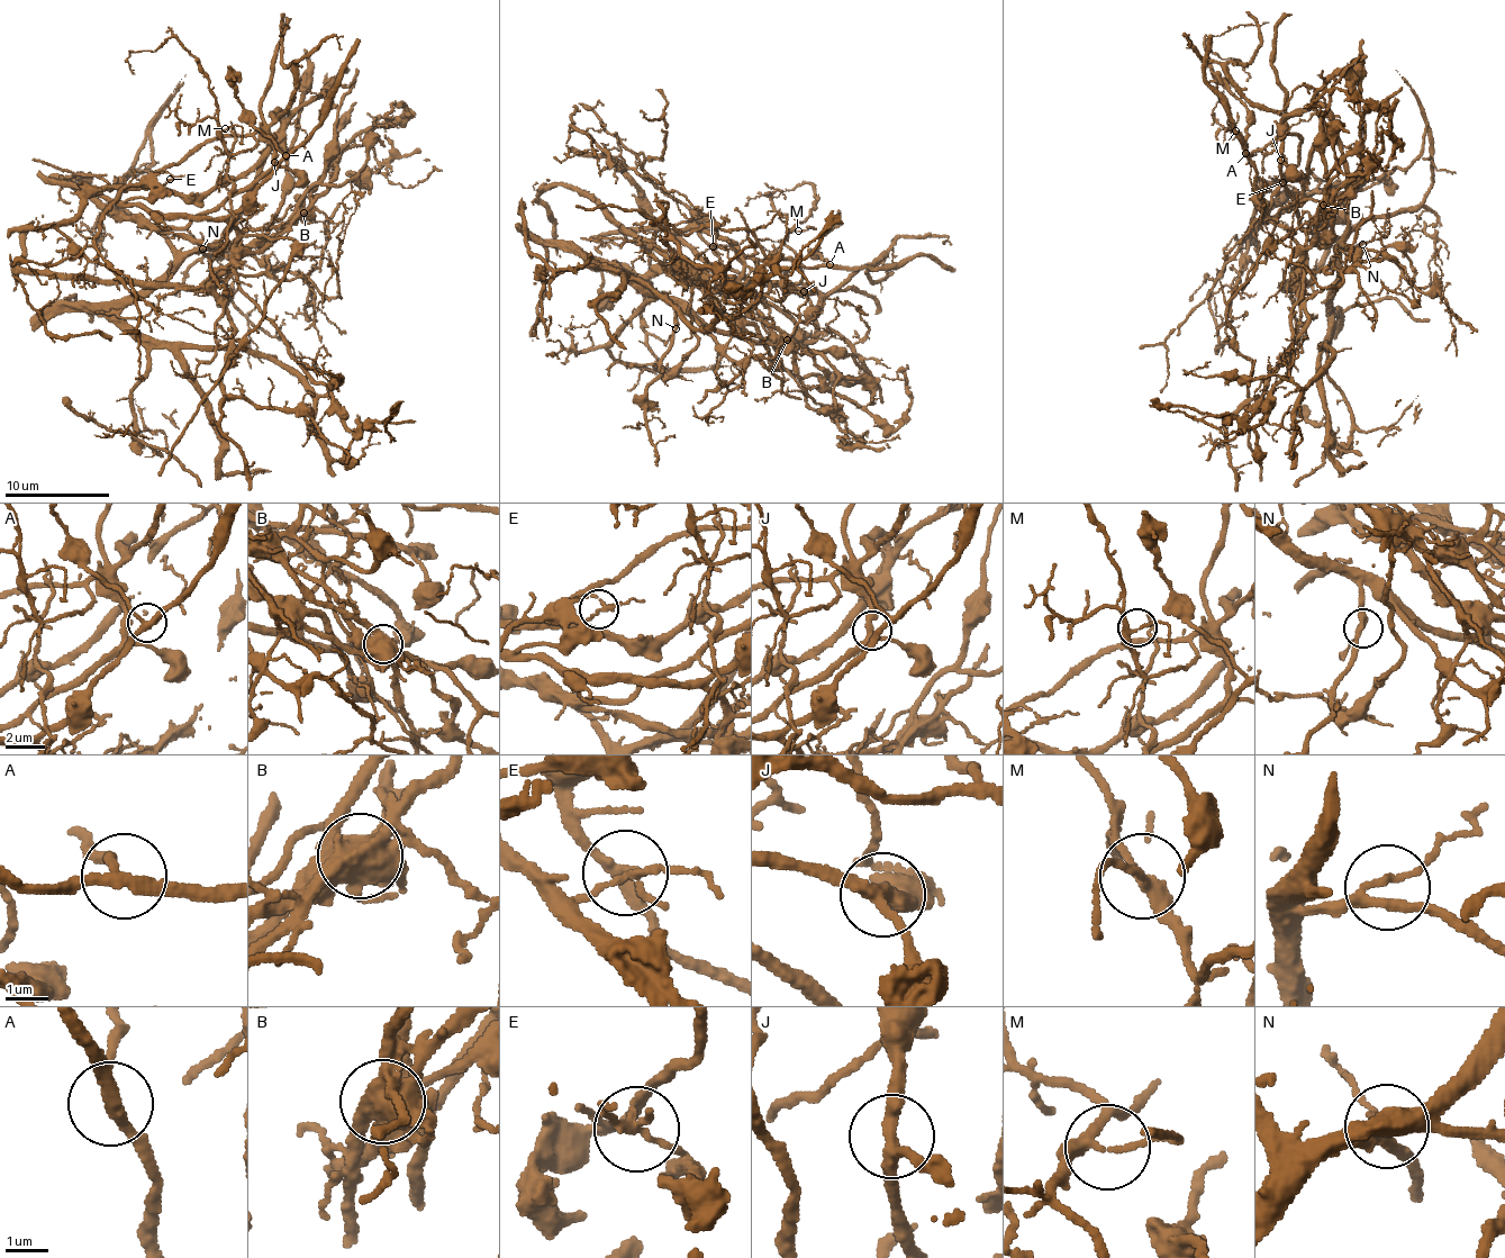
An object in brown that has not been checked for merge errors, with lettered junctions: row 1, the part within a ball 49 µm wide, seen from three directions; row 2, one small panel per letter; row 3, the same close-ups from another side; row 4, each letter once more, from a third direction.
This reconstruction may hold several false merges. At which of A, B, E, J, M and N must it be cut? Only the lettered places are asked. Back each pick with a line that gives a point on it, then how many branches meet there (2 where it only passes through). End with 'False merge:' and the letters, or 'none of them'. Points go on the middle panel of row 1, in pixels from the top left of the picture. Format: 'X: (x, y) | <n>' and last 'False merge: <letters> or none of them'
B: (787, 340) | 6
E: (713, 246) | 3
False merge: B, E

